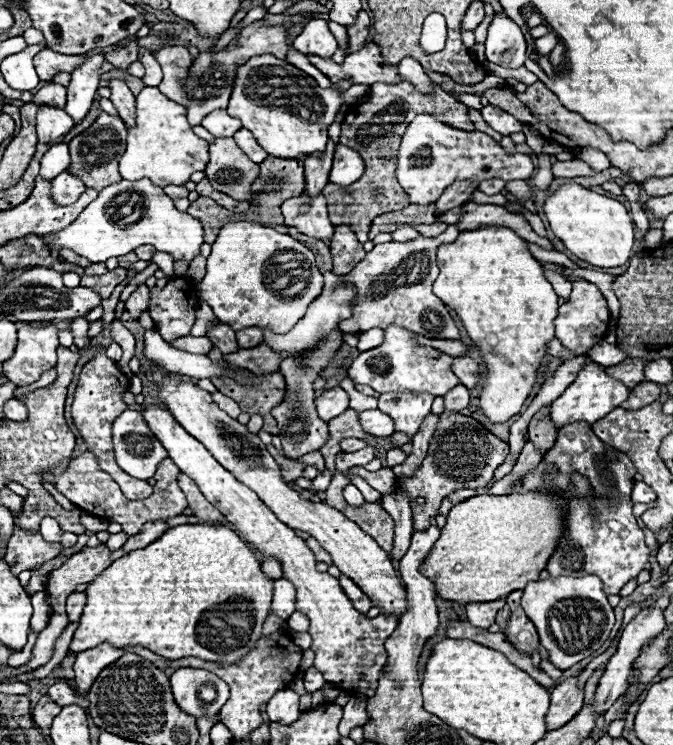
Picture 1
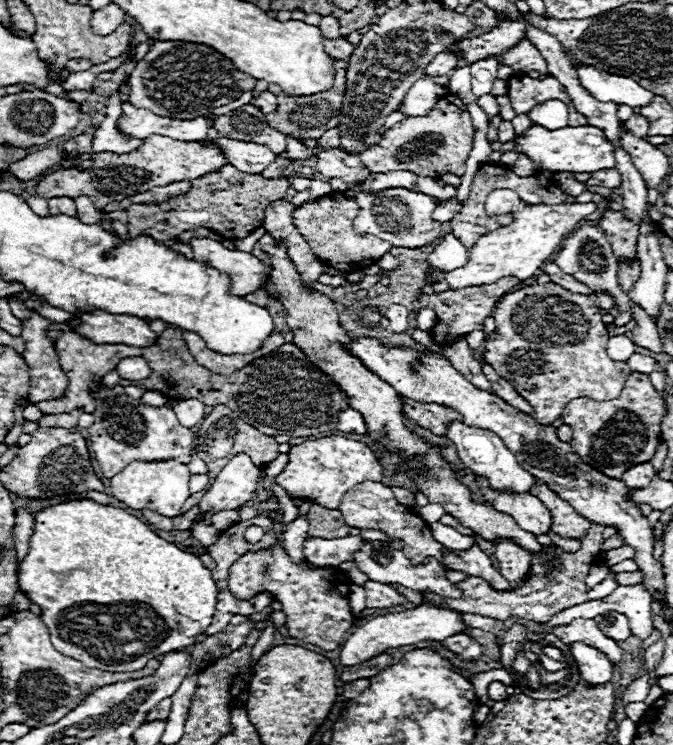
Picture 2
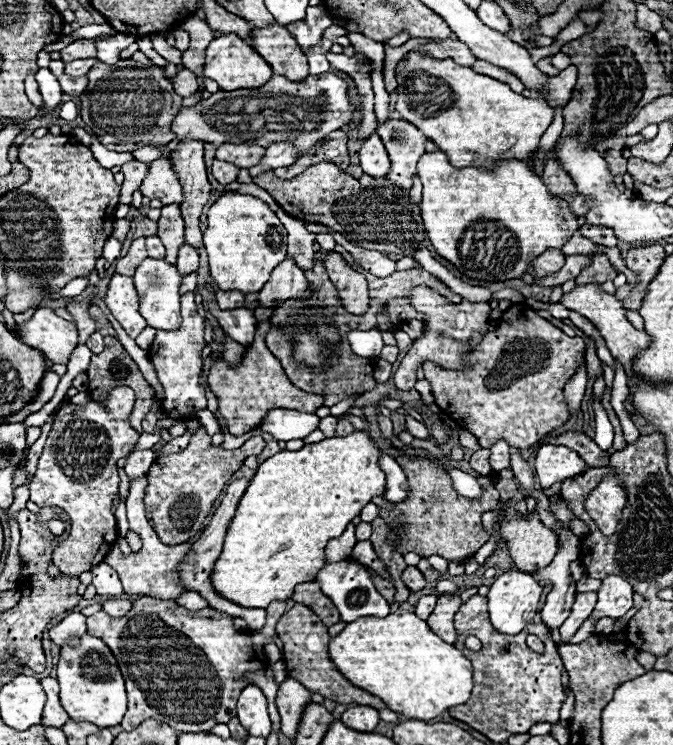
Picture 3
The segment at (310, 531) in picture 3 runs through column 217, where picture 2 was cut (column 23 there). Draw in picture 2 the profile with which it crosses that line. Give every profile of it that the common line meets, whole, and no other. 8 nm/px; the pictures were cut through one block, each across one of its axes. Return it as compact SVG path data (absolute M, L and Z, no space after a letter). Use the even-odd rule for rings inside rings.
M94 500L62 502L44 508L36 516L30 552L18 570L18 586L40 606L42 620L48 626L52 644L58 652L88 664L88 668L108 672L134 672L144 668L144 664L158 654L168 654L194 644L196 636L188 638L188 632L184 630L188 620L198 622L200 628L208 628L218 602L218 586L200 556L166 542L148 524L140 522L126 510L104 506ZM84 604L92 604L86 614L102 624L104 632L88 632L84 624L62 618L70 608Z

